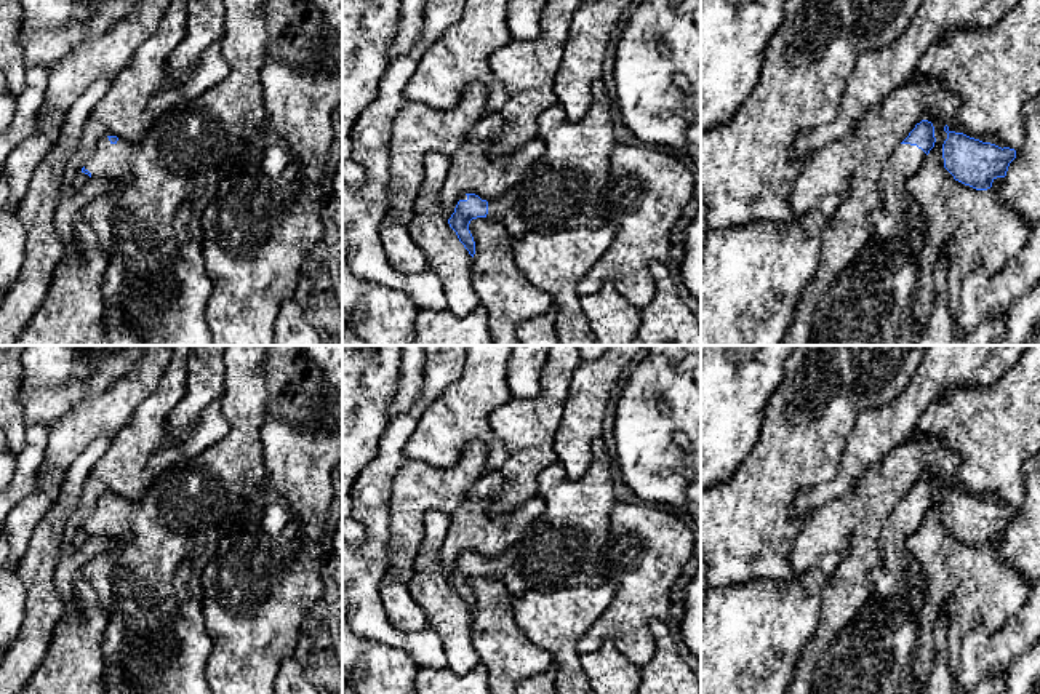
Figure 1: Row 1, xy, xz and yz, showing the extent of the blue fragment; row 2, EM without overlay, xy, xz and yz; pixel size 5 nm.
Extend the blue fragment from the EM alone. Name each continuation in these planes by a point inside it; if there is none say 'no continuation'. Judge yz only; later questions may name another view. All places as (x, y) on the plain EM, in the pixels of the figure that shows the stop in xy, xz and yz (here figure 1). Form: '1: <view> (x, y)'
1: yz (872, 654)

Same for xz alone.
1: xz (562, 547)

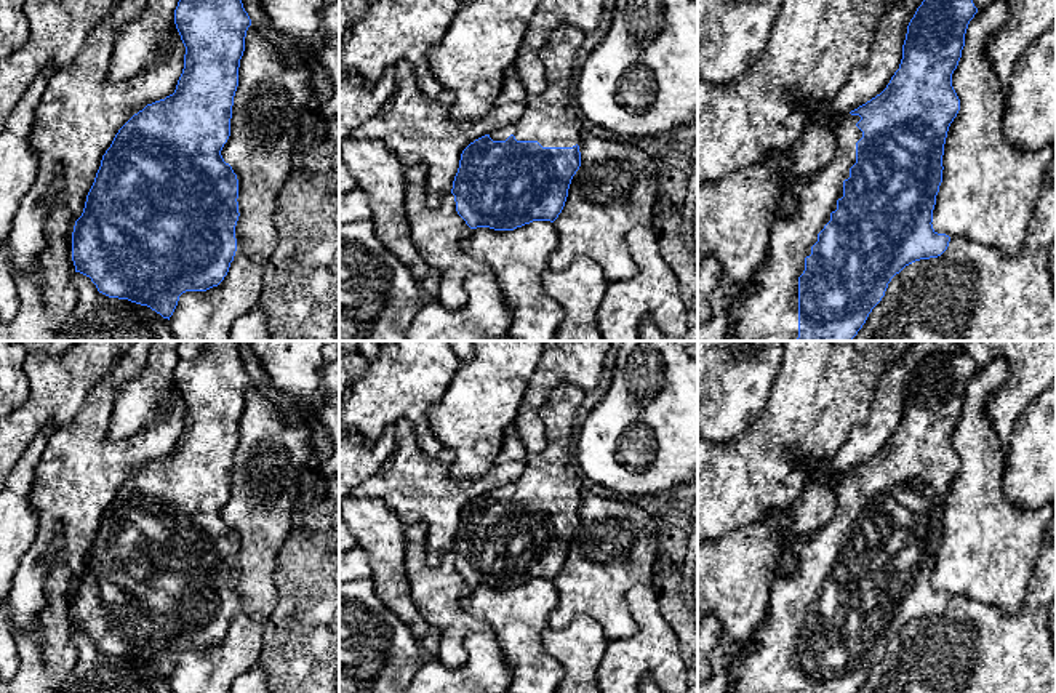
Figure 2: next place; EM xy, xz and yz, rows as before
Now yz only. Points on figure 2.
1: yz (772, 666)

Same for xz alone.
1: xz (551, 476)

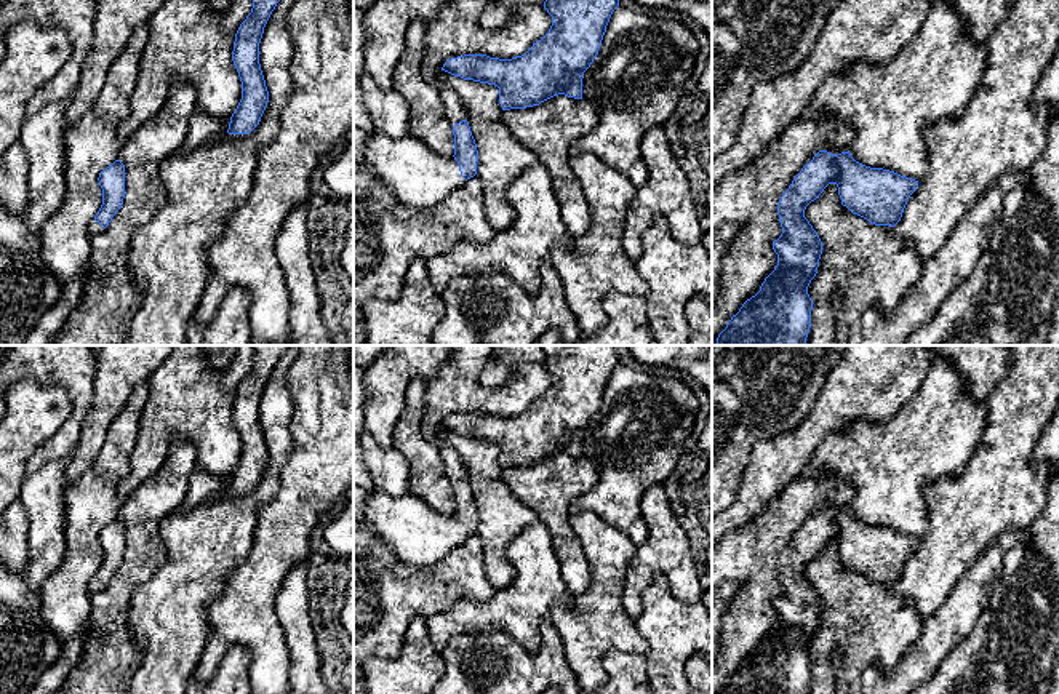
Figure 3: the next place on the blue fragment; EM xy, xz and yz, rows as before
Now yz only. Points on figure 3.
no continuation

